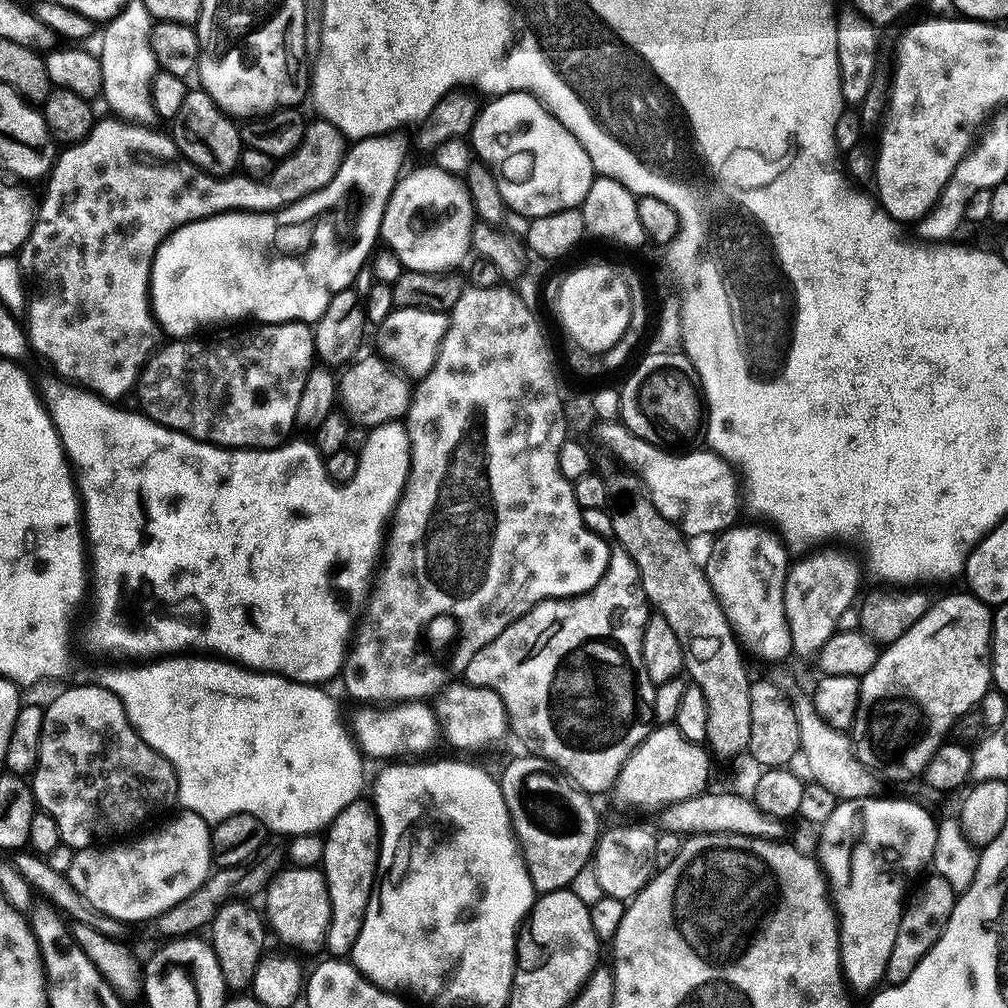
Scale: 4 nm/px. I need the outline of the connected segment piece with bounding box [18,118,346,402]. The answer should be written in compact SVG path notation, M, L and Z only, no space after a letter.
M119 118L112 120L97 119L95 126L82 138L77 144L67 145L57 155L56 162L52 166L51 172L46 177L48 185L44 188L44 201L41 199L38 204L36 221L18 253L18 259L21 268L24 270L25 277L36 287L36 297L29 299L26 304L26 335L28 343L33 353L37 352L40 356L48 359L48 364L53 368L55 375L61 380L69 381L79 387L88 389L96 396L102 397L109 402L120 402L127 392L131 393L135 389L139 379L140 372L148 362L148 357L156 351L158 341L156 341L156 332L158 325L156 317L152 314L150 303L150 281L152 278L152 263L156 257L158 246L170 233L176 228L181 228L184 224L189 224L195 220L204 220L208 216L217 216L220 212L275 212L277 208L285 208L287 204L293 204L316 192L334 174L338 174L338 166L342 166L344 153L346 151L346 137L331 124L329 120L316 118L316 121L309 123L304 129L304 141L300 147L291 152L290 155L283 157L277 163L276 169L267 180L251 180L250 177L243 174L233 174L231 176L211 176L208 172L203 172L198 166L194 166L184 155L176 149L176 143L171 135L155 132L157 129L152 126L142 124L133 124L129 121Z

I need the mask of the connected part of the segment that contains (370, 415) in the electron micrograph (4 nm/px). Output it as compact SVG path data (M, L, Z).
M376 354L371 355L361 355L353 359L341 371L345 372L342 374L340 372L338 376L338 404L343 415L353 425L369 430L377 428L380 424L396 422L407 417L413 389L413 385L387 360Z

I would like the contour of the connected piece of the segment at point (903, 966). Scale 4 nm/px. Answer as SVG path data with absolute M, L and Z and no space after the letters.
M928 874L919 881L919 884L920 889L907 897L904 913L898 922L898 934L894 937L894 947L890 949L890 962L886 962L884 980L889 985L906 982L906 978L914 974L914 966L918 966L918 962L922 962L922 958L930 954L934 942L942 938L942 930L946 930L946 922L950 922L950 914L956 905L958 893L954 886L950 886L950 882L946 882L946 878Z

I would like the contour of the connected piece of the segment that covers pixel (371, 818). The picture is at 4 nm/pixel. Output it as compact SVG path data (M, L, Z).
M367 799L354 801L339 812L323 833L324 862L322 871L330 894L330 926L326 952L332 958L349 955L358 942L362 922L366 918L366 906L376 886L376 867L380 857L380 820L376 809Z

